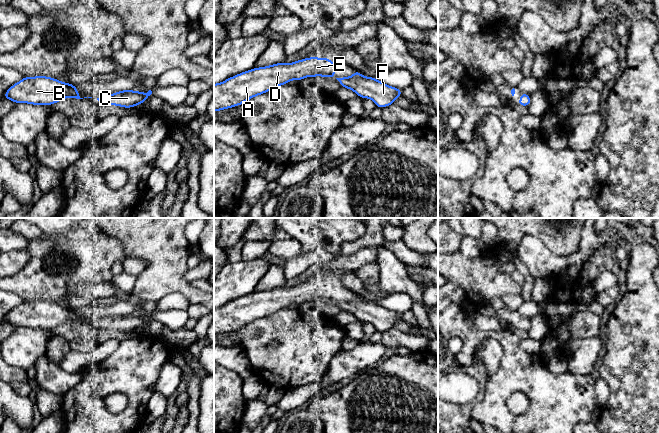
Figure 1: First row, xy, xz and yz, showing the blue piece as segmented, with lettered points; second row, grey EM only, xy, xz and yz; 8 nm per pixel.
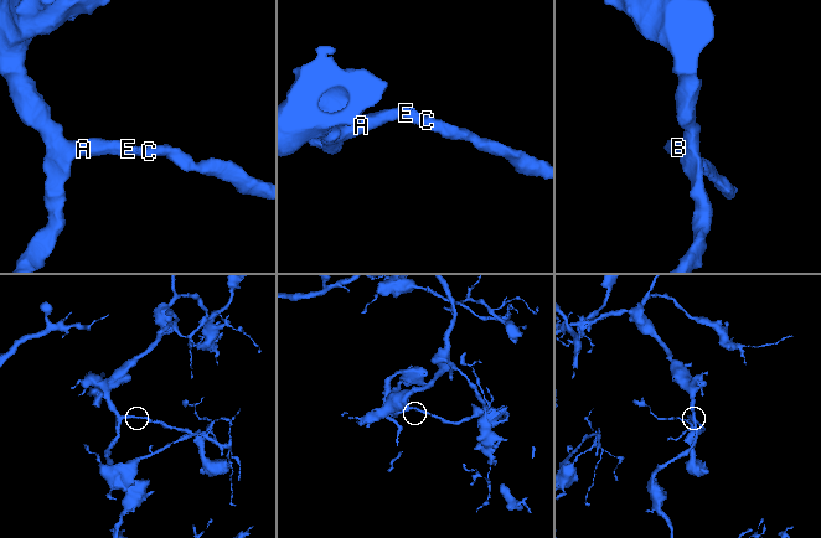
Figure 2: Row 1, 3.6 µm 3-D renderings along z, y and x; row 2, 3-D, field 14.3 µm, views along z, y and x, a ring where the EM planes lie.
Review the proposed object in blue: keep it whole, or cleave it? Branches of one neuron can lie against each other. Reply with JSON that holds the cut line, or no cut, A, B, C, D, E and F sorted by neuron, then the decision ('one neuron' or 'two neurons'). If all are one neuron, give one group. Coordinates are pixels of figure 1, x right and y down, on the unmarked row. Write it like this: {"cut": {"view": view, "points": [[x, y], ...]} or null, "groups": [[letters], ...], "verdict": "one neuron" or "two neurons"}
{"cut": null, "groups": [["A", "B", "C", "D", "E", "F"]], "verdict": "one neuron"}

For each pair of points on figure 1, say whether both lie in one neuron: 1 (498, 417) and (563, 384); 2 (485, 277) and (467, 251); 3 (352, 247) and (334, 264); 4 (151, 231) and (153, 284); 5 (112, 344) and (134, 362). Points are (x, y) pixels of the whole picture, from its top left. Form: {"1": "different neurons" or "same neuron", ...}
{"1": "same neuron", "2": "different neurons", "3": "different neurons", "4": "same neuron", "5": "different neurons"}

